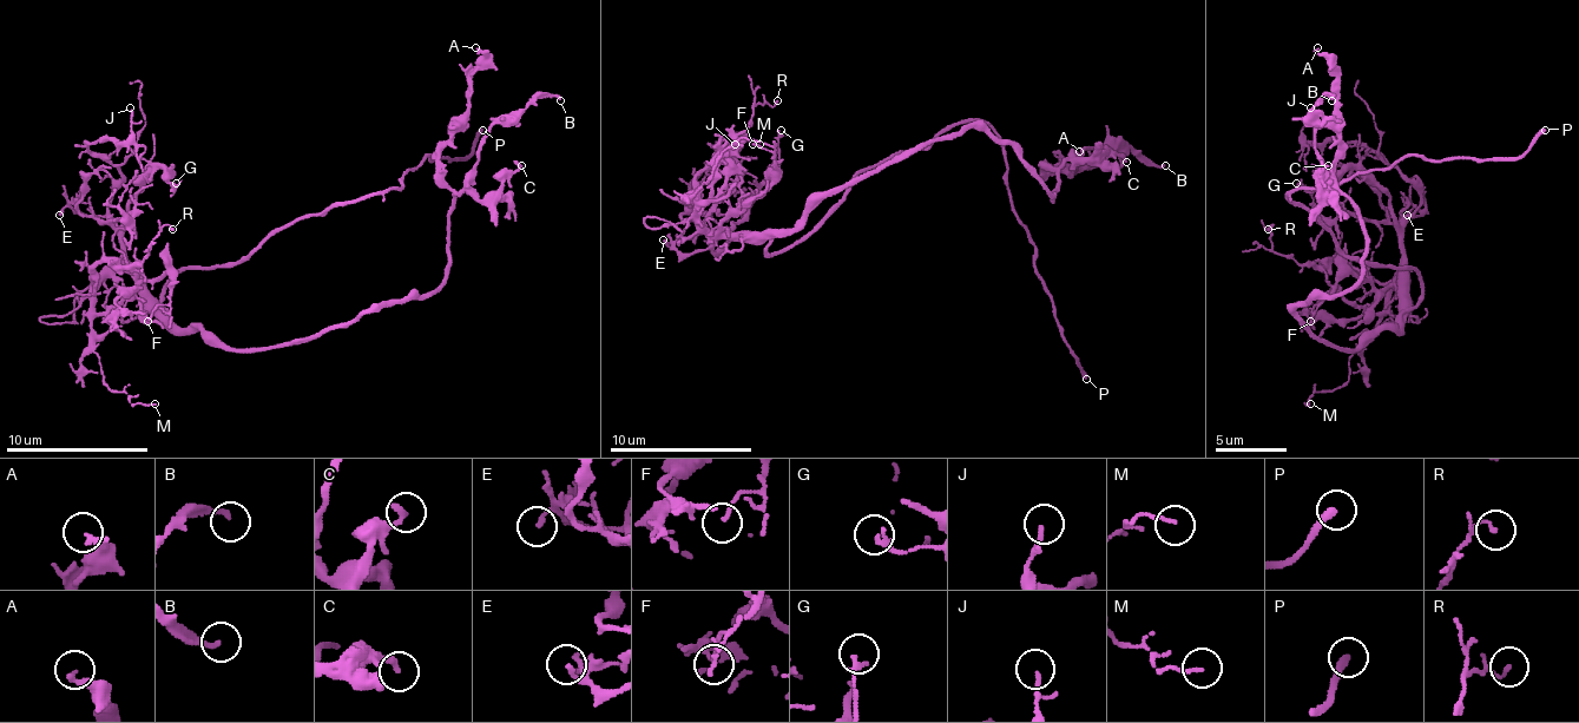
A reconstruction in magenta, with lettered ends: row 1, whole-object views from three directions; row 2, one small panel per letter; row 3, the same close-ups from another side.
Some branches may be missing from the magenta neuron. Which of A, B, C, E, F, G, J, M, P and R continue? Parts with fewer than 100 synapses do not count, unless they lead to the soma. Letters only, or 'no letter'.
P

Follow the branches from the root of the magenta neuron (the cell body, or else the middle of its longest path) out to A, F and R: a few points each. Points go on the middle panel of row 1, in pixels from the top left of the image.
A: (774, 236), (969, 130), (1005, 140), (1051, 197), (1058, 179), (1044, 169), (1072, 172), (1090, 155), (1079, 151)
F: (774, 236), (735, 236), (724, 229), (728, 218), (774, 183), (774, 155), (763, 144), (752, 144)
R: (774, 236), (735, 236), (724, 229), (710, 229), (699, 218), (696, 179), (745, 133), (756, 104), (777, 100)

